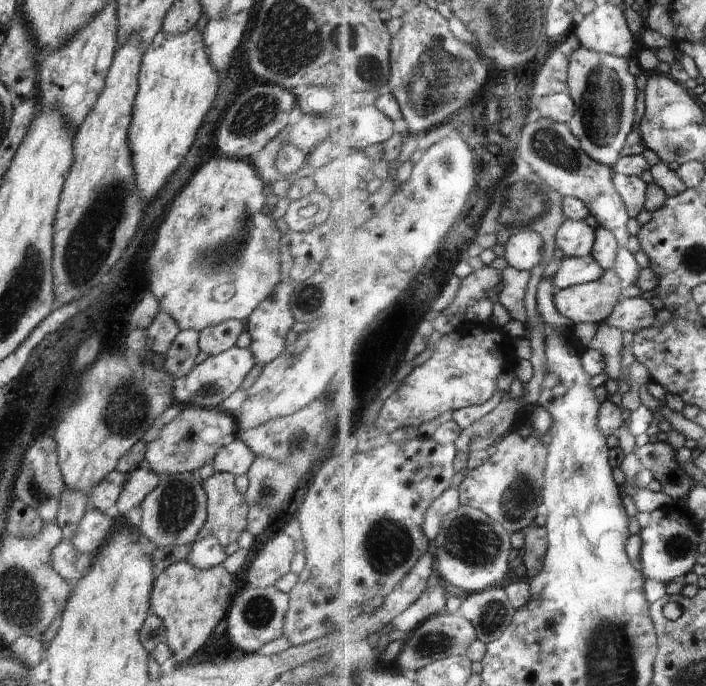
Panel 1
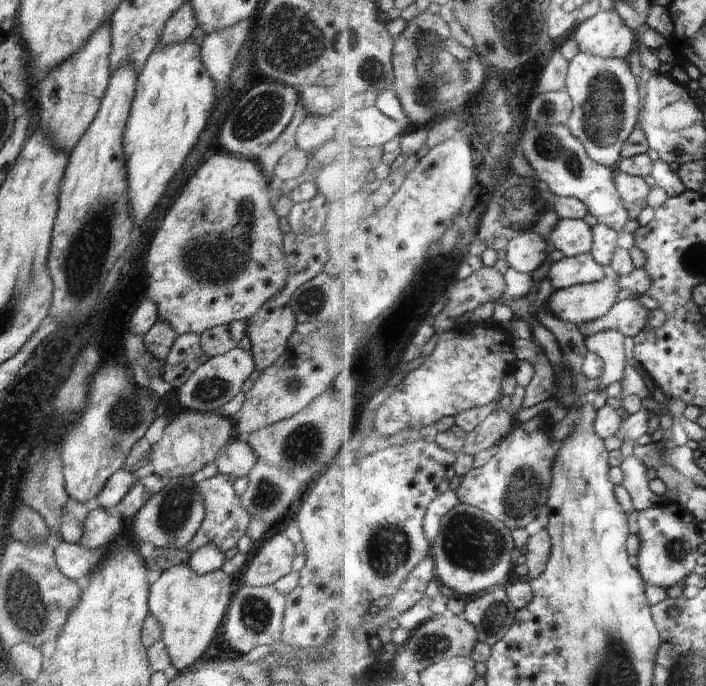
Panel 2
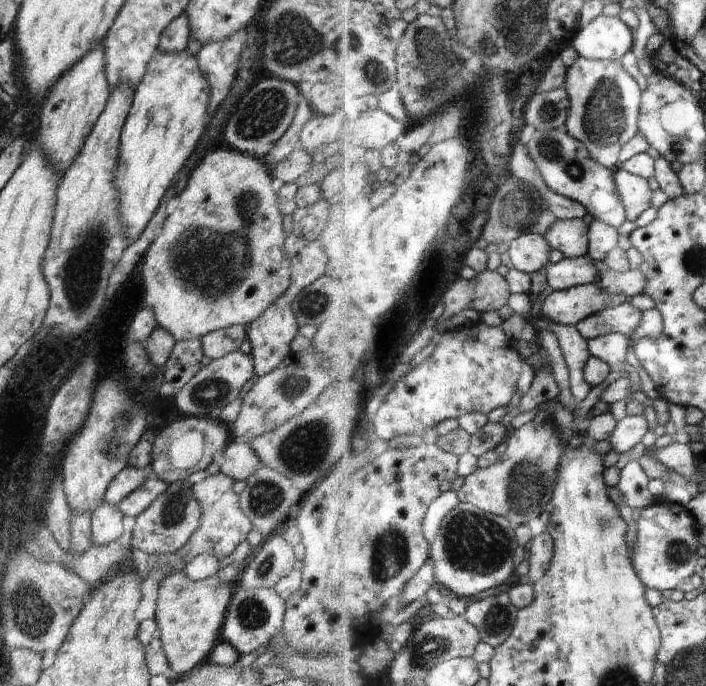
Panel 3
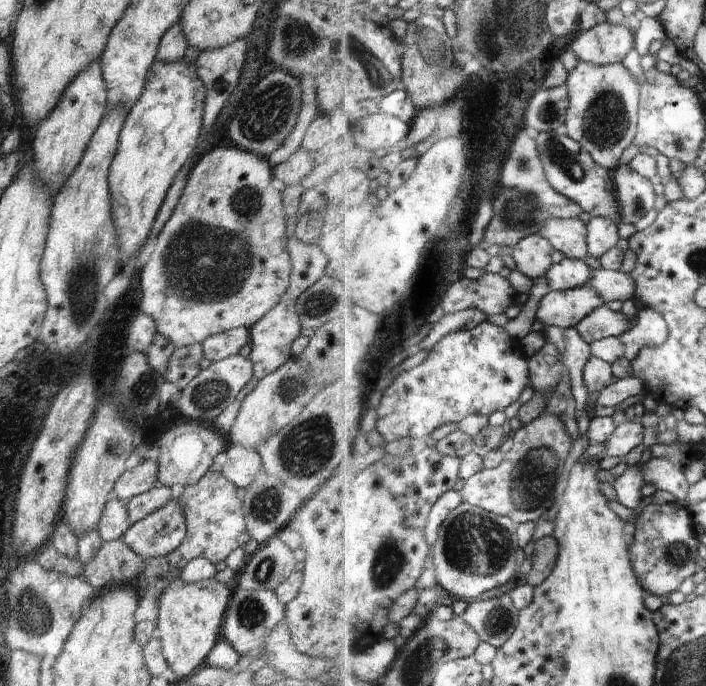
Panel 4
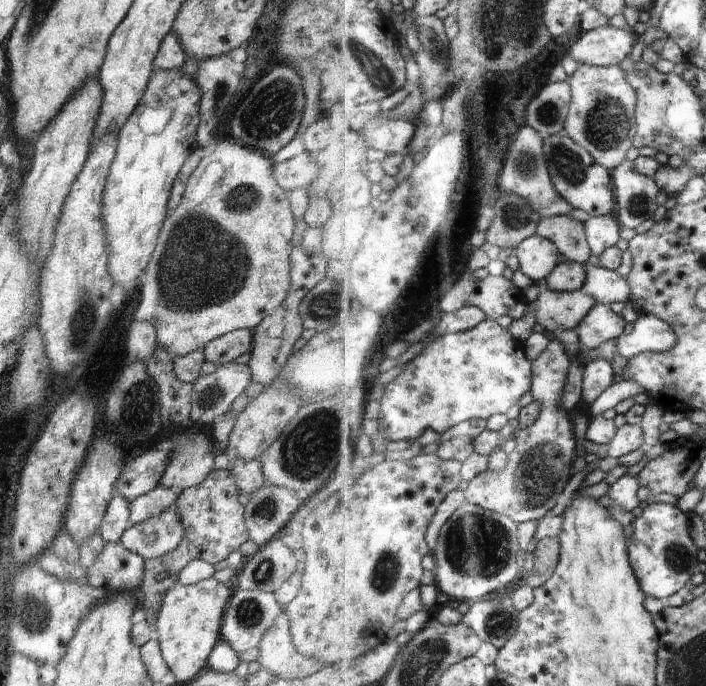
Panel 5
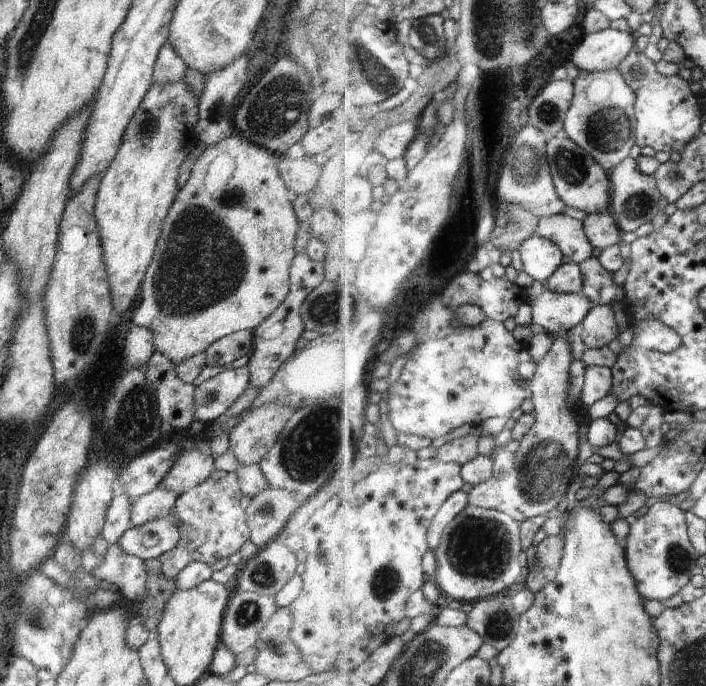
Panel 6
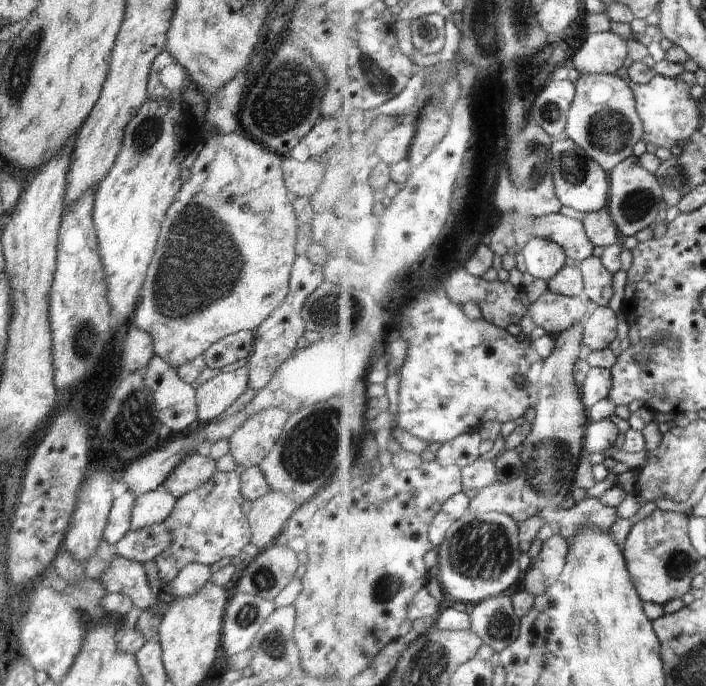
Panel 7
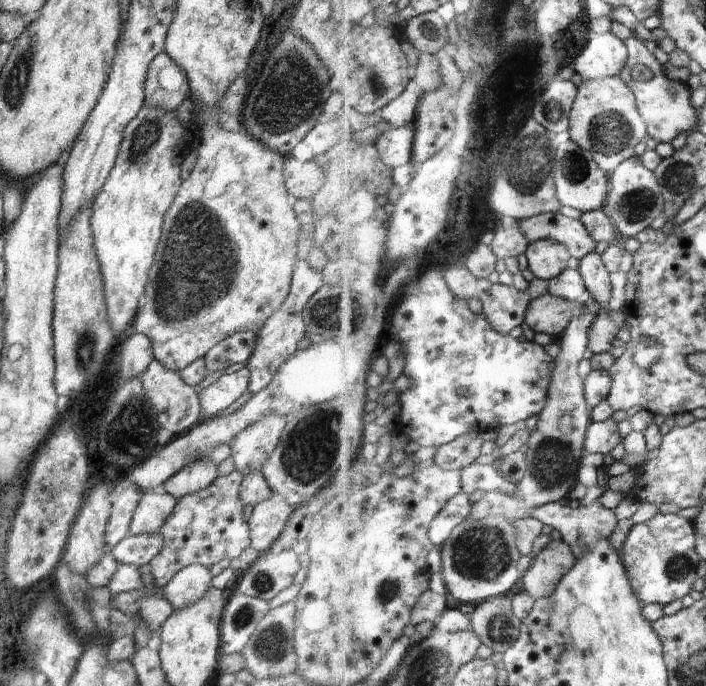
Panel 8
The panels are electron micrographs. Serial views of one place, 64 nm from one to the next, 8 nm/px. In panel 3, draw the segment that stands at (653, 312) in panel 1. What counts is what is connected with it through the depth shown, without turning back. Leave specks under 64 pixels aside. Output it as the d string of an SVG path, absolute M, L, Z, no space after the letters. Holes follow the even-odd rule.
M631 304L606 307L601 313L582 321L577 327L589 341L610 333L622 333L628 338L641 325L645 312Z

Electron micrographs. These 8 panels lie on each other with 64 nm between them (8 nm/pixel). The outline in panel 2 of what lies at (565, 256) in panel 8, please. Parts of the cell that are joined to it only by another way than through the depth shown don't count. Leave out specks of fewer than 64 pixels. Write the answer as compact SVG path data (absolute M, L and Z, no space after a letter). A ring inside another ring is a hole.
M526 231L509 241L507 260L516 270L533 274L550 258L550 248L541 234Z

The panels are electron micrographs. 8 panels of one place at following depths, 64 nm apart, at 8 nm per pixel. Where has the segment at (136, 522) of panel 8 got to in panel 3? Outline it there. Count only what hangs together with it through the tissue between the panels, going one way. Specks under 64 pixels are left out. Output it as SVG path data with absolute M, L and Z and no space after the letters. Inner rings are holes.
M149 477L143 486L140 486L136 492L132 492L128 498L124 498L120 504L116 506L124 516L135 518L140 516L146 508L150 508L150 504L160 496L164 494L168 489L168 484L154 478Z

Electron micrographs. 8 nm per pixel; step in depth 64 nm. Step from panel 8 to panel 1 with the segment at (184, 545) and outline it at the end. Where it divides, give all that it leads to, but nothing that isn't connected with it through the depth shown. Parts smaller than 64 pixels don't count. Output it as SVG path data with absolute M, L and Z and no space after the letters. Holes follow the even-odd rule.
M218 472L202 481L207 495L207 520L197 540L214 536L226 547L237 542L245 531L248 506L246 498L236 490L236 479L232 474Z

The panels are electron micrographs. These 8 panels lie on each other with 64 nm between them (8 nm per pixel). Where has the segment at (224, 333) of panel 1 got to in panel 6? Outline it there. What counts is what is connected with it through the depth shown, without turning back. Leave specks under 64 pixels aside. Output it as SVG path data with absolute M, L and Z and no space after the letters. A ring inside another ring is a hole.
M246 329L225 336L211 344L204 352L207 366L228 366L253 350L253 331Z

